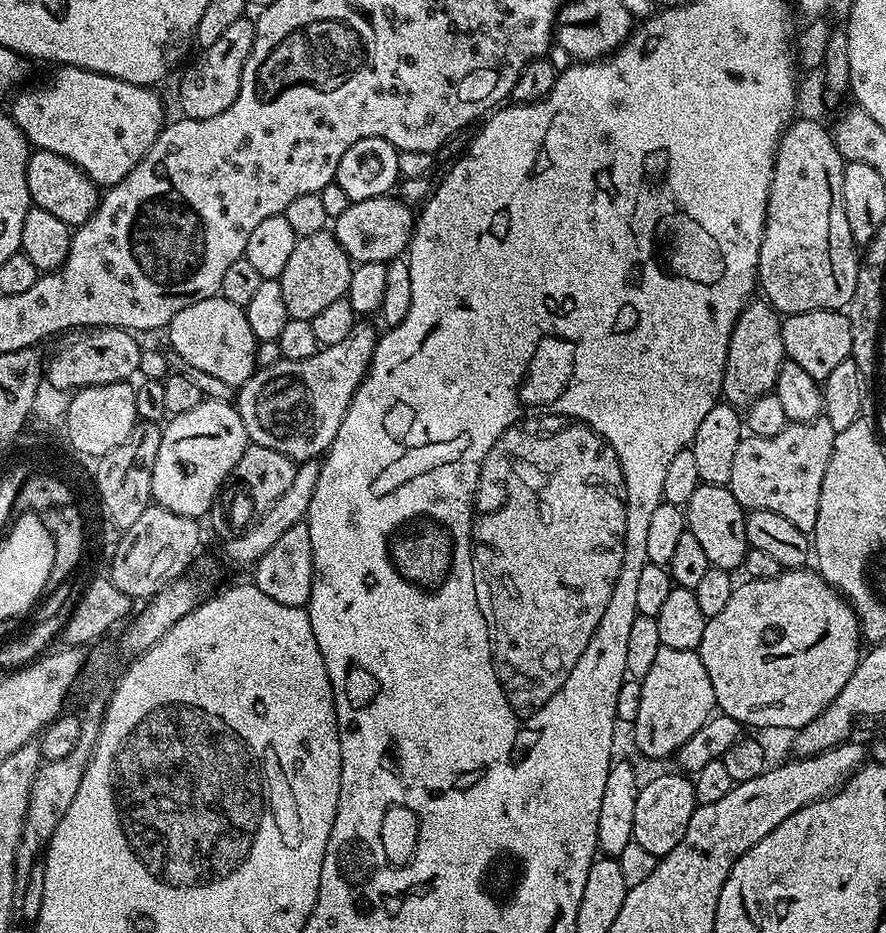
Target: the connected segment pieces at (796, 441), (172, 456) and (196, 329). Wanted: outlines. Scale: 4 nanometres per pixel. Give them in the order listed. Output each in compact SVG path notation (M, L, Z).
M824 415L810 422L789 422L778 434L762 438L745 435L738 442L734 467L726 487L745 510L770 510L794 522L798 530L811 534L818 522L818 502L822 498L822 478L834 450L834 426Z
M203 399L194 410L186 410L186 414L171 417L163 425L158 446L158 458L154 458L152 471L152 500L157 505L174 514L182 514L193 518L211 513L212 504L220 495L221 488L228 482L228 475L238 466L238 458L248 449L249 439L246 426L242 426L240 411L235 403L226 400Z
M217 294L178 310L166 329L172 348L185 361L187 367L202 370L219 381L233 386L245 384L258 370L256 362L257 338L250 330L244 309L226 302Z

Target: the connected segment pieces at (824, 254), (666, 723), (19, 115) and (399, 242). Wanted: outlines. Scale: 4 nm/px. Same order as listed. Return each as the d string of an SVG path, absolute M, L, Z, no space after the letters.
M793 119L780 138L768 191L762 246L758 250L758 288L761 293L764 291L763 299L785 317L803 312L844 310L854 294L860 260L842 202L845 163L834 146L831 131L816 120Z
M663 646L657 649L640 680L642 702L638 702L638 718L634 725L637 750L652 760L660 760L663 756L675 757L676 751L686 742L686 738L690 738L690 734L694 734L698 726L705 724L716 708L714 686L710 686L710 674L706 674L706 666L702 666L699 651L674 650Z
M60 66L55 69L57 72L53 74L49 80L44 80L41 84L36 84L33 88L25 87L25 92L17 91L15 93L16 101L13 102L12 108L10 107L10 115L14 123L22 130L22 134L26 137L29 145L36 150L50 150L54 154L58 154L62 158L66 158L75 168L80 168L85 172L94 183L101 189L107 190L112 187L113 184L122 182L122 178L126 178L130 174L130 170L134 170L134 166L138 166L138 162L144 157L150 150L150 146L154 146L154 142L158 138L160 129L164 127L166 123L166 117L164 117L164 104L160 101L160 96L156 93L155 87L147 84L131 84L125 80L119 80L113 76L107 76L101 72L91 72L85 68L69 68L67 66Z
M392 194L354 200L343 214L335 217L334 235L353 265L394 260L407 253L408 243L412 241L414 212L411 210L413 209L403 199Z

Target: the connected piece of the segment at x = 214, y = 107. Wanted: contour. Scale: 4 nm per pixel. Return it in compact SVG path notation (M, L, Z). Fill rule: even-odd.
M245 18L234 22L214 42L214 46L203 49L200 57L189 66L180 80L180 108L190 120L214 118L214 114L222 114L240 89L240 75L244 69L246 58L252 49L252 35L256 32L255 23Z

